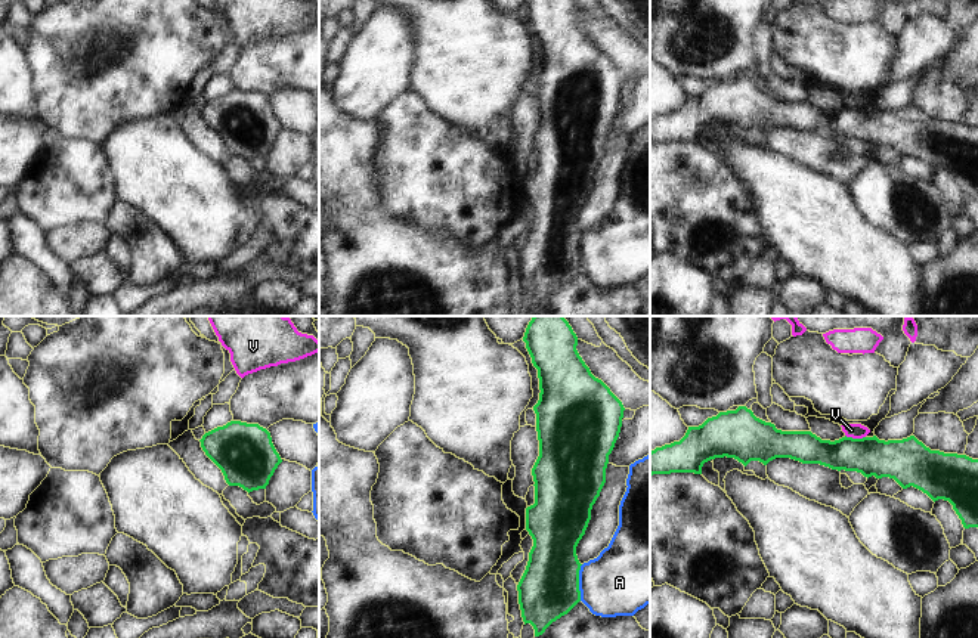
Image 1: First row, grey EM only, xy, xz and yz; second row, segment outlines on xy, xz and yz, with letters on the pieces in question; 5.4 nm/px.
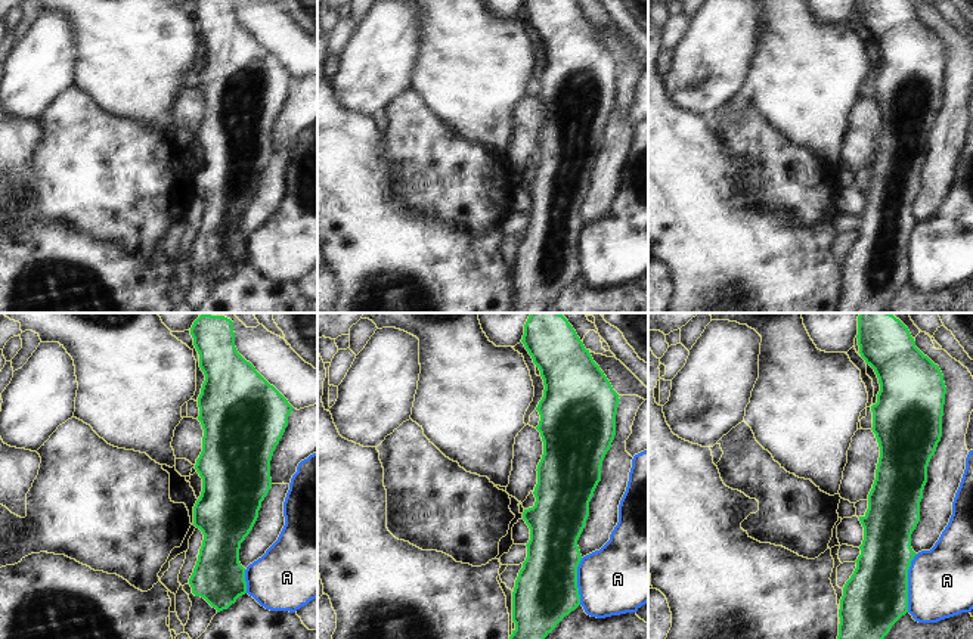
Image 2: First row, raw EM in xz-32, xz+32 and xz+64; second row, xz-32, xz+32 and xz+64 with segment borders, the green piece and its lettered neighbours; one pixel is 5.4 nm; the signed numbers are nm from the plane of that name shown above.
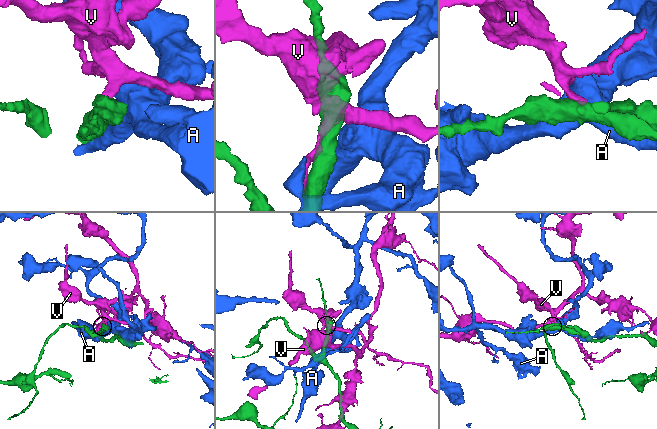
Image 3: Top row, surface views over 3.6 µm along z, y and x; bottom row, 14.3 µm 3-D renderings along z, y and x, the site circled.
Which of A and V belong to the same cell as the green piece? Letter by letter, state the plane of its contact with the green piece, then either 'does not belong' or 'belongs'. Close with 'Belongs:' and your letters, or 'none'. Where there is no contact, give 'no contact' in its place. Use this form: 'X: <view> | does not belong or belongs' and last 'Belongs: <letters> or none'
A: xz | does not belong
V: yz | does not belong
Belongs: none

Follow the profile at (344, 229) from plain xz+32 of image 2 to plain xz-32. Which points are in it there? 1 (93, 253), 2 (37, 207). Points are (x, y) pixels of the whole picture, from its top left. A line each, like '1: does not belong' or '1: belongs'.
1: belongs
2: does not belong

